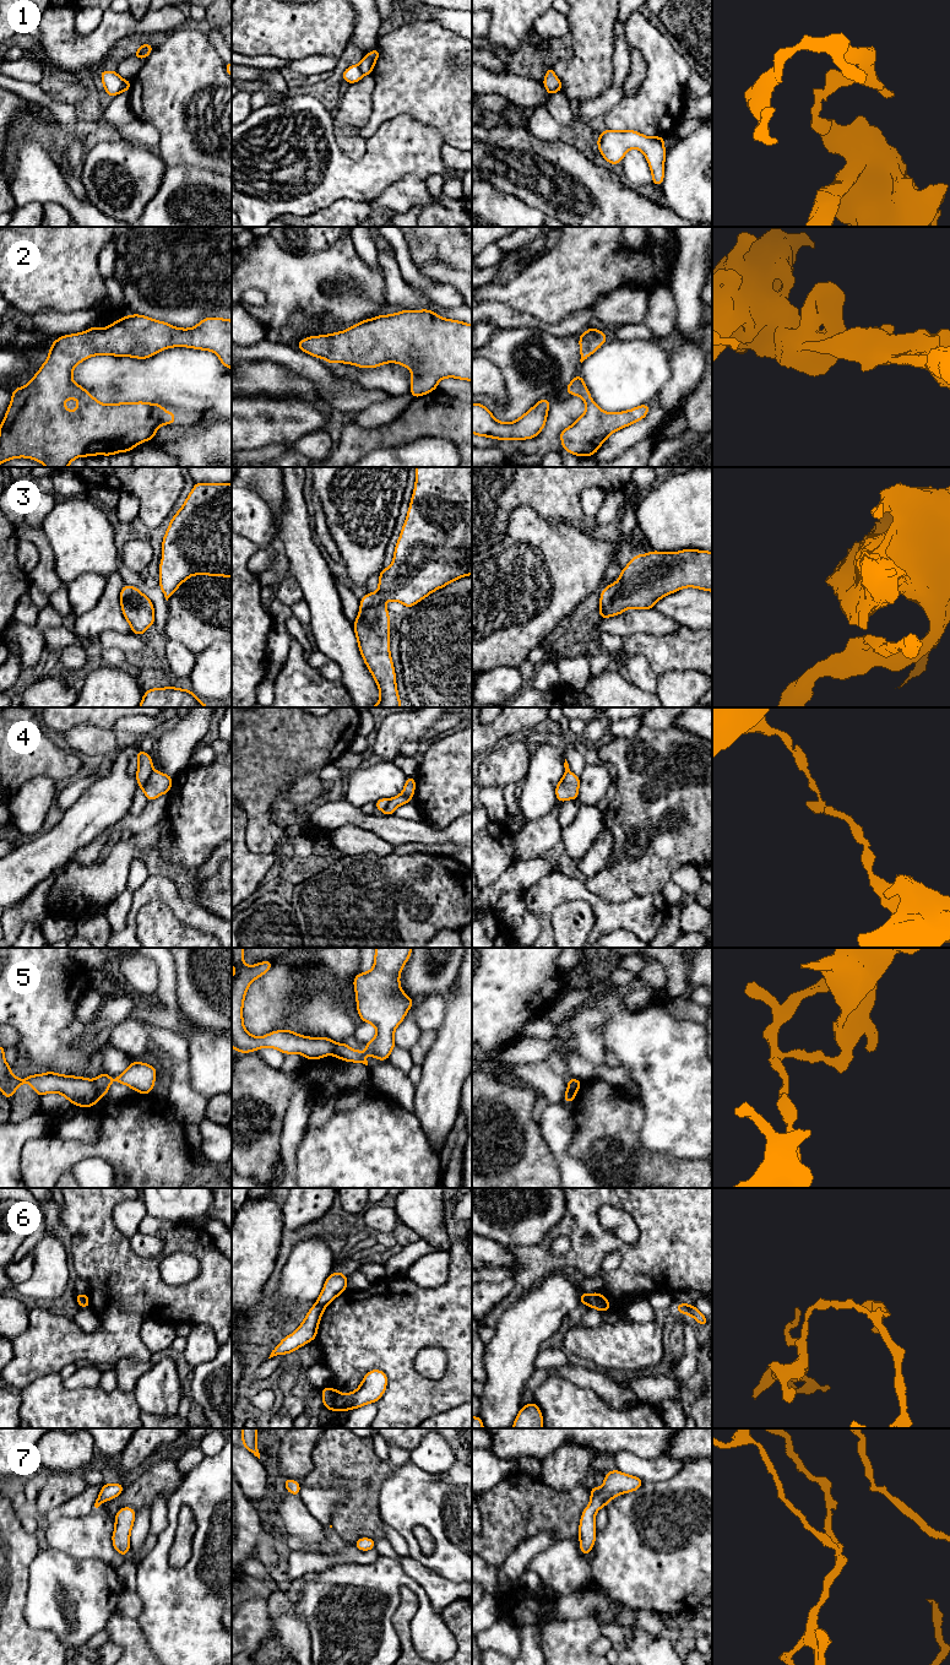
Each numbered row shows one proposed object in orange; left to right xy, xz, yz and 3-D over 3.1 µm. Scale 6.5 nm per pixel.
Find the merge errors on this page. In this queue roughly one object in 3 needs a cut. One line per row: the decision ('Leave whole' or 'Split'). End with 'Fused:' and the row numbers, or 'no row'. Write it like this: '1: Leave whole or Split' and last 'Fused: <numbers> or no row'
1: Split
2: Leave whole
3: Leave whole
4: Split
5: Split
6: Split
7: Leave whole
Fused: 1, 4, 5, 6

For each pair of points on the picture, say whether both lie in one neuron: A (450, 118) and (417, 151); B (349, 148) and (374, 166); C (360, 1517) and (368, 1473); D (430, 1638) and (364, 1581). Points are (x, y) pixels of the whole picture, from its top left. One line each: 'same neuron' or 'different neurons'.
A: different neurons
B: different neurons
C: same neuron
D: same neuron

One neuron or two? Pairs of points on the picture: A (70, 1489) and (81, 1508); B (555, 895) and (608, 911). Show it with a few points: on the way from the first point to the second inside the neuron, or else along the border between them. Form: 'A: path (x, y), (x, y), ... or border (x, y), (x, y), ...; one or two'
A: border (87, 1485), (56, 1508); two
B: path (569, 893), (582, 893), (595, 901); one

